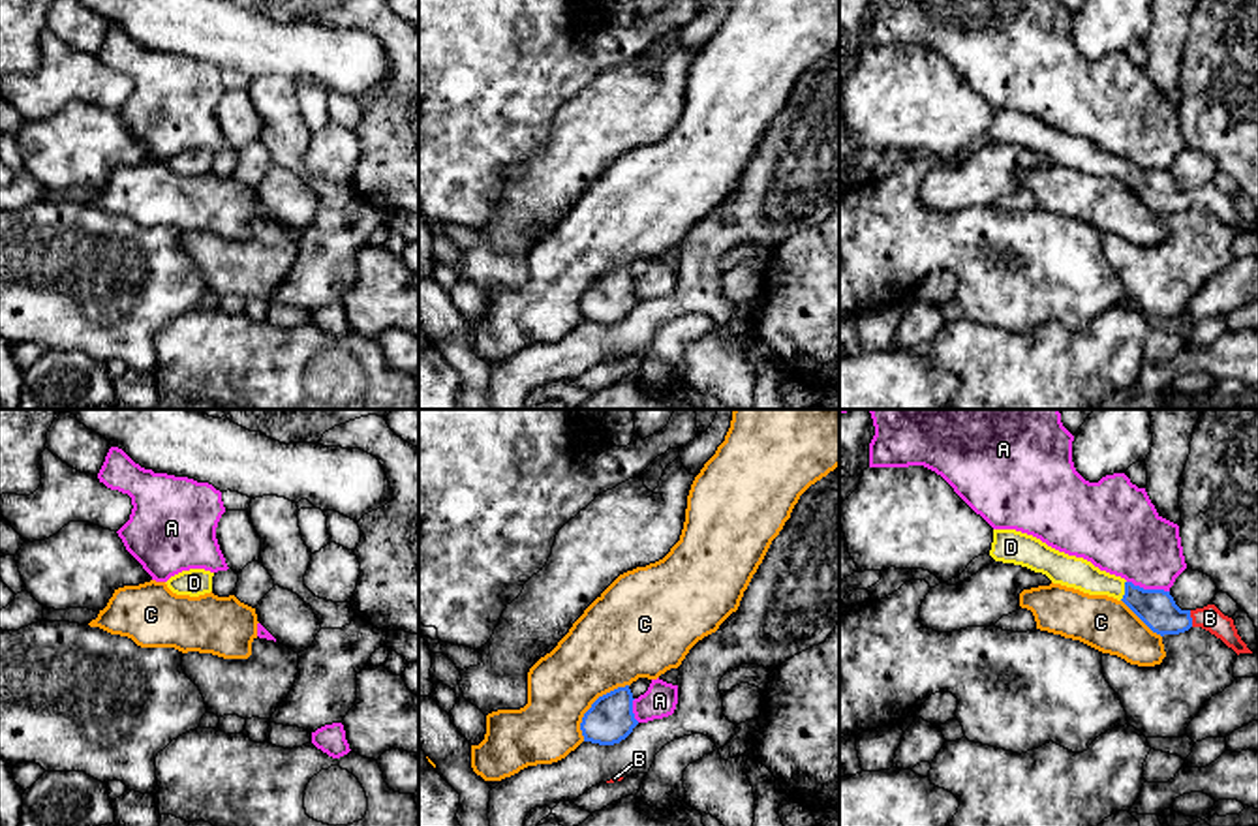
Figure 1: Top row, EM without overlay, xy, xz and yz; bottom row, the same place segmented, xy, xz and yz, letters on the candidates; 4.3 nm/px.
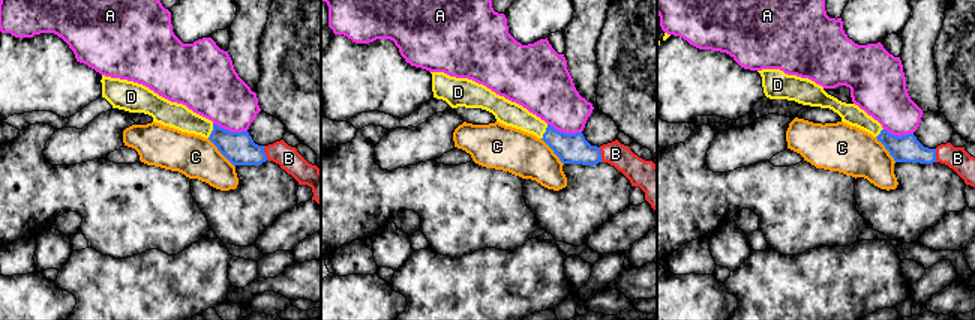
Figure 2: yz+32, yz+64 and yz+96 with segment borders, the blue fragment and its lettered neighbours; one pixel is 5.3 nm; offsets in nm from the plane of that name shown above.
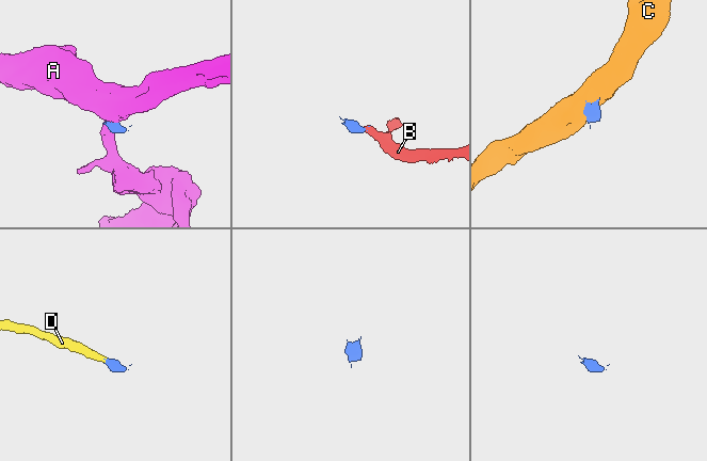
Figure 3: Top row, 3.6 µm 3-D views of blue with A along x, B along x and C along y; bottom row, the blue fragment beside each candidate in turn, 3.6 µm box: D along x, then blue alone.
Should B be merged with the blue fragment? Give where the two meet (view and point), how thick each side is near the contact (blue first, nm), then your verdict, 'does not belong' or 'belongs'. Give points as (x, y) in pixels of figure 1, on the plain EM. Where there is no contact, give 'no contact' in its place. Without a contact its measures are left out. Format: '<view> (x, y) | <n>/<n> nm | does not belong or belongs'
yz (1191, 198) | 160/110 nm | belongs

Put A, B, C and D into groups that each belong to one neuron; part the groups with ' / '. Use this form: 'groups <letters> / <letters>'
groups A / B D / C

